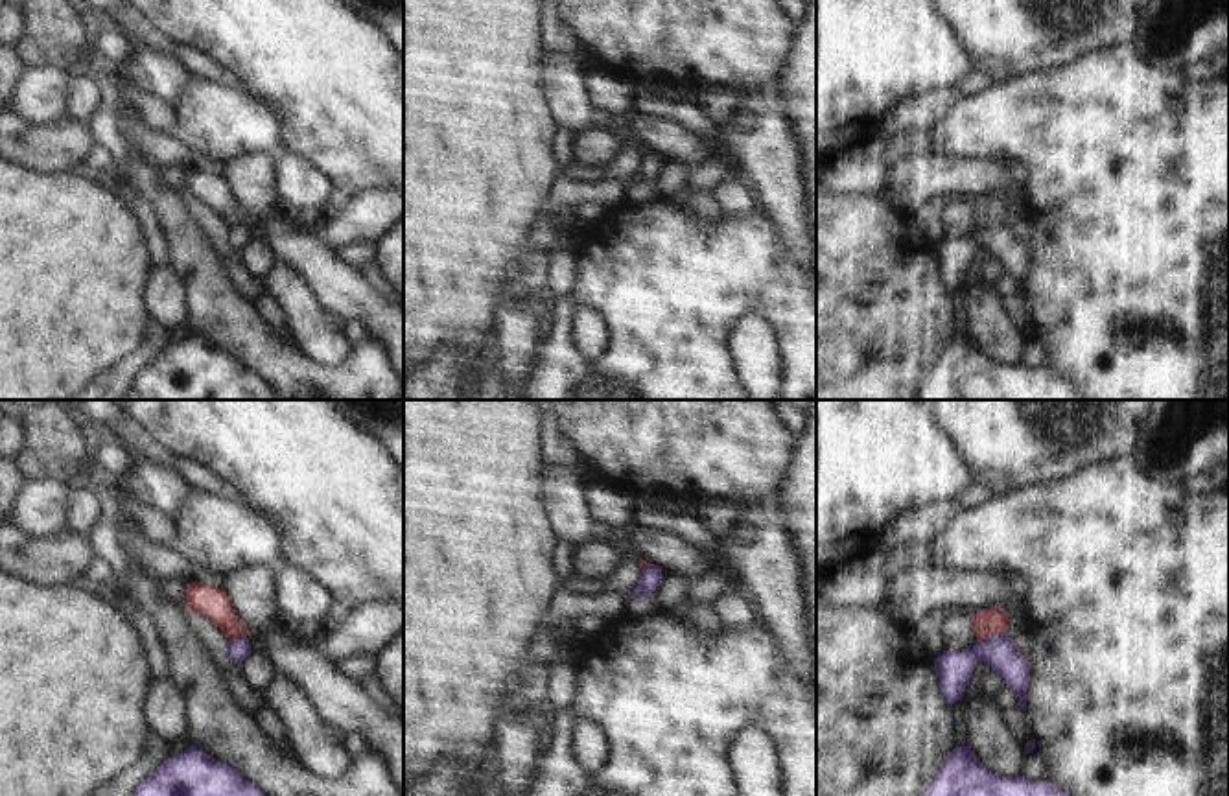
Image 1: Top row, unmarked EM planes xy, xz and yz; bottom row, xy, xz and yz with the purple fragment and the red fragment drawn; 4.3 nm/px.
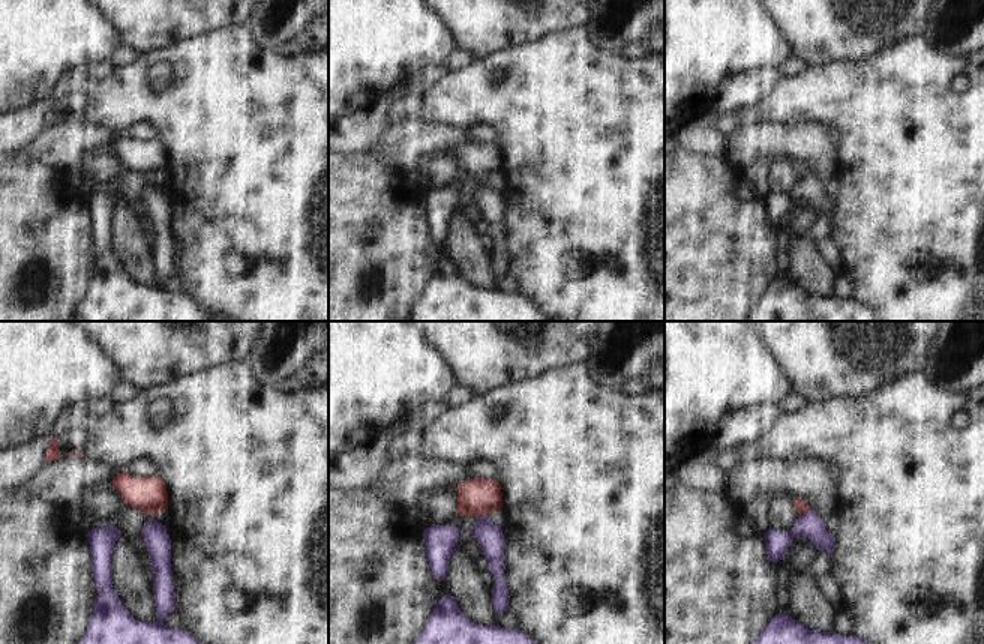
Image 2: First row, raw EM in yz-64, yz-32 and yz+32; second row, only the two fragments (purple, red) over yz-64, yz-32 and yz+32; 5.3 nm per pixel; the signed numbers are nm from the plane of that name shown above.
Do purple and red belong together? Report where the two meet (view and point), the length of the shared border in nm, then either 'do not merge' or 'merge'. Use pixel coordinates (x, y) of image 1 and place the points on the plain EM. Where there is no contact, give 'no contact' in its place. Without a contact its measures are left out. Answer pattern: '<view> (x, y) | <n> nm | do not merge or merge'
yz (990, 223) | 130 nm | merge

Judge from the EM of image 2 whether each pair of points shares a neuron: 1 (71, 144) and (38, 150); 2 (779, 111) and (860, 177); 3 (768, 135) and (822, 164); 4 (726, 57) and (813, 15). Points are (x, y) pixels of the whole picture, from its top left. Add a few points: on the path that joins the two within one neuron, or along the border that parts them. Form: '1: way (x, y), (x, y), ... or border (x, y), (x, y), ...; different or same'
1: way (63, 144), (45, 149); same
2: way (809, 110), (831, 110), (860, 138), (860, 147); same
3: way (782, 141), (801, 143), (809, 150); same
4: border (768, 15), (792, 53); different

